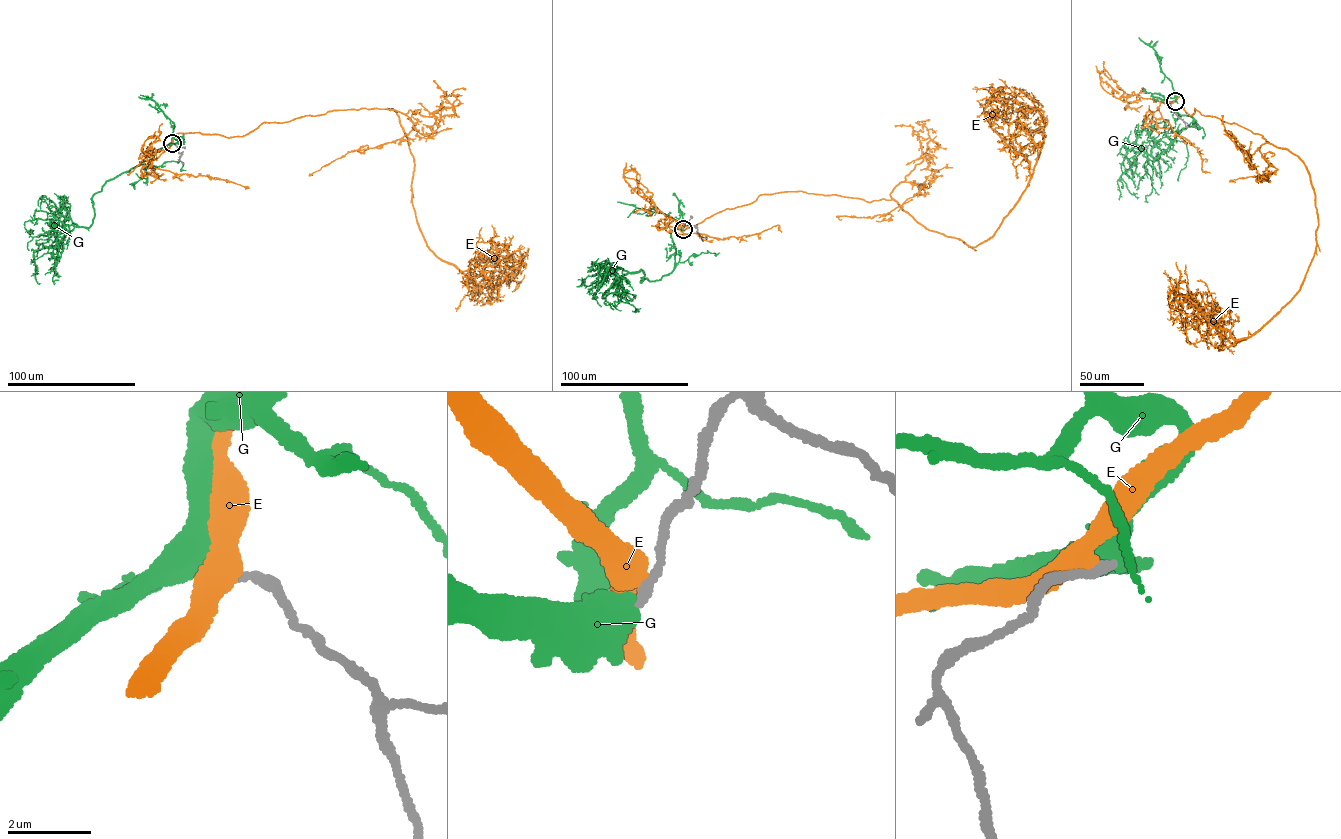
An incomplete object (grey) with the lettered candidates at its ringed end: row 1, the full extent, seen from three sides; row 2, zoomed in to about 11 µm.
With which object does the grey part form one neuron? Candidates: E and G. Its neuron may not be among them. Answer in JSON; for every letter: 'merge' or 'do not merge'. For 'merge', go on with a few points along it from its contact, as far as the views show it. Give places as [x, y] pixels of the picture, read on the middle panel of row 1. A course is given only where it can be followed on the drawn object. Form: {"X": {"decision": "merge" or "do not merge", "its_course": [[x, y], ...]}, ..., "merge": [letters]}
{"E": {"decision": "do not merge"}, "G": {"decision": "merge", "its_course": [[683, 229], [671, 233], [675, 254], [671, 273], [641, 281], [641, 270], [619, 279], [618, 300], [637, 311]]}, "merge": ["G"]}

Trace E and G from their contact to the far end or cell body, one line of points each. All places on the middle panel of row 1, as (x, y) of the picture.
E: (683, 228), (802, 191), (893, 199), (976, 247), (1025, 189), (1044, 128), (1034, 109), (972, 89)
G: (683, 229), (671, 233), (675, 254), (671, 273), (641, 281), (641, 270), (619, 279), (618, 300), (637, 311)

